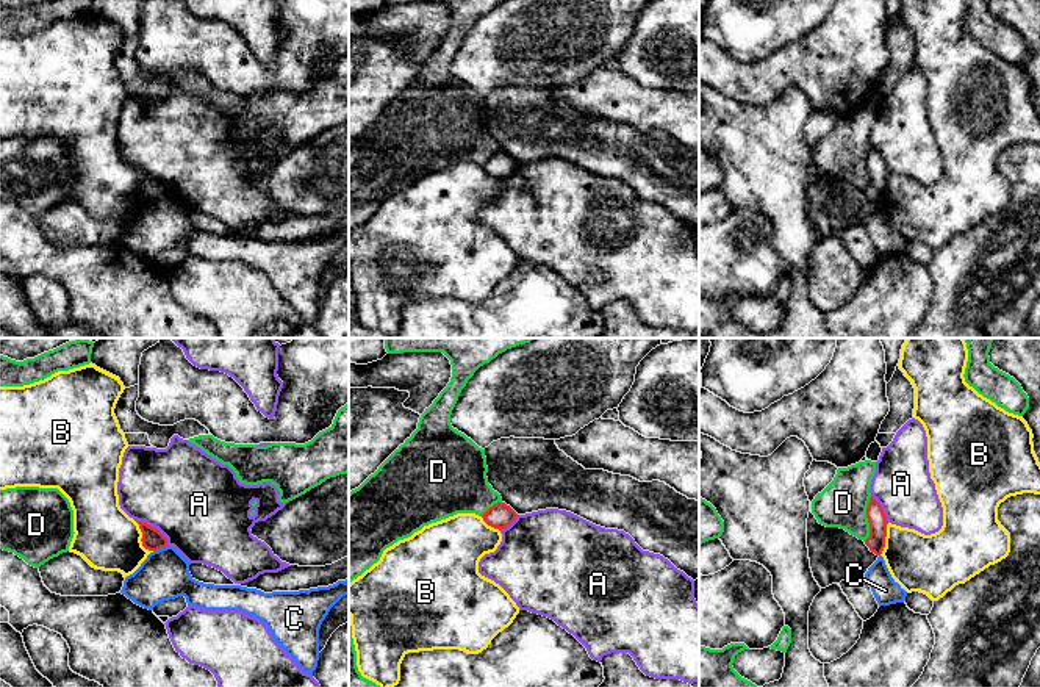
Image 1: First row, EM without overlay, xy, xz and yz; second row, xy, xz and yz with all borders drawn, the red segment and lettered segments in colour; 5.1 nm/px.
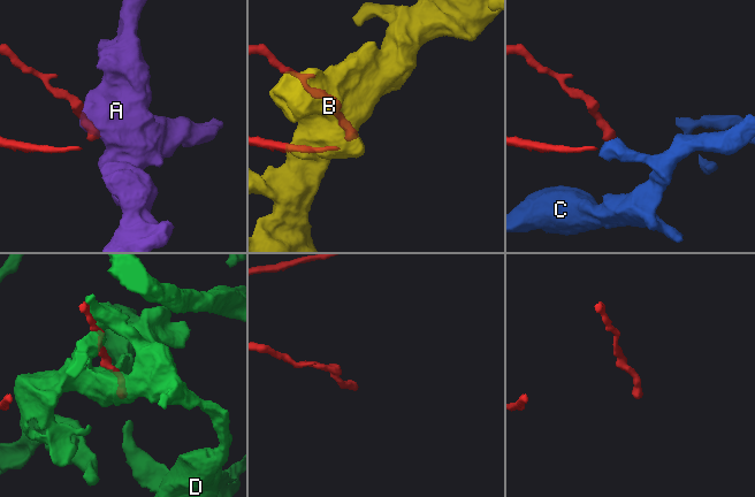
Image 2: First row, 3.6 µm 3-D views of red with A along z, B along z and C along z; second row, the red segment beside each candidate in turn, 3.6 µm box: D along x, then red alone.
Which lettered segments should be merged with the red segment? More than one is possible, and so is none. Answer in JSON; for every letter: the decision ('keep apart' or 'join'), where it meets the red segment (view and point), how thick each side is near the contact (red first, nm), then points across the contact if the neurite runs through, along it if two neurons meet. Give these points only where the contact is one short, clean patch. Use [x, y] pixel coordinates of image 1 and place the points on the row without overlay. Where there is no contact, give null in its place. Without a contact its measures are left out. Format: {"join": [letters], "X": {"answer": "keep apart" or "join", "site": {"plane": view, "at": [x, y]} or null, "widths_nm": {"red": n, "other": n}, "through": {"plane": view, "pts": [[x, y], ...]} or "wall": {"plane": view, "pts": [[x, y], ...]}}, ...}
{"join": [], "A": {"answer": "keep apart", "site": {"plane": "xy", "at": [154, 177]}, "widths_nm": {"red": 110, "other": 480}, "wall": {"plane": "xy", "pts": [[135, 168], [154, 176], [166, 188], [168, 194]]}}, "B": {"answer": "keep apart", "site": {"plane": "xy", "at": [143, 187]}, "widths_nm": {"red": 110, "other": 320}}, "C": {"answer": "keep apart", "site": {"plane": "xy", "at": [160, 197]}, "widths_nm": {"red": 110, "other": 260}, "wall": {"plane": "xy", "pts": [[166, 194], [154, 201]]}}, "D": {"answer": "keep apart", "site": {"plane": "yz", "at": [867, 166]}, "widths_nm": {"red": 100, "other": 240}}}

